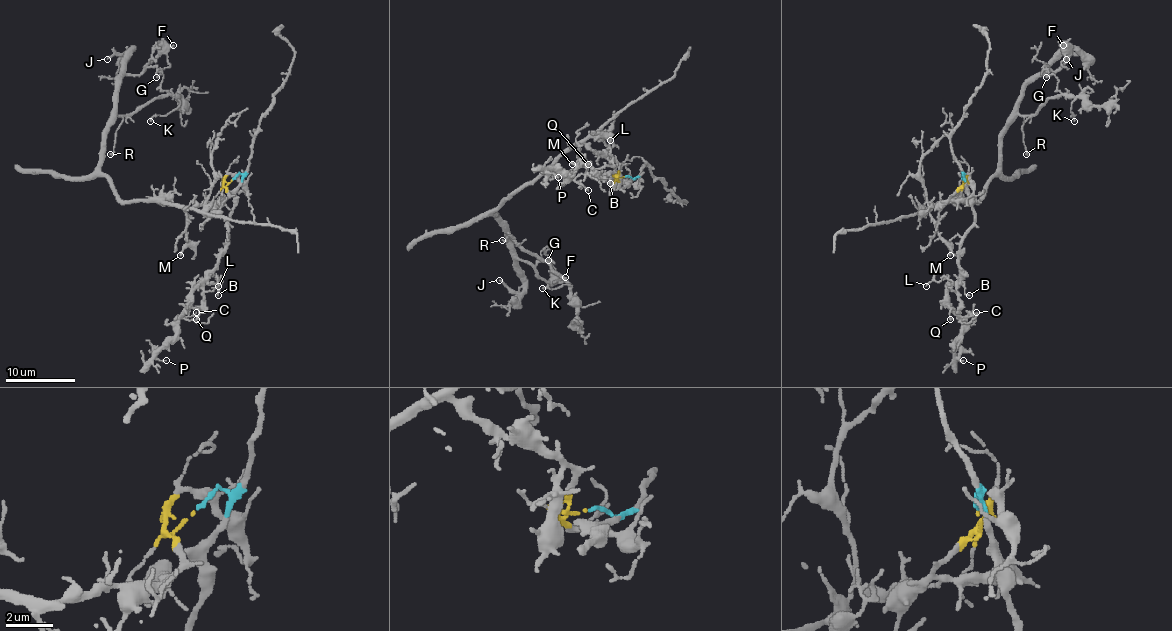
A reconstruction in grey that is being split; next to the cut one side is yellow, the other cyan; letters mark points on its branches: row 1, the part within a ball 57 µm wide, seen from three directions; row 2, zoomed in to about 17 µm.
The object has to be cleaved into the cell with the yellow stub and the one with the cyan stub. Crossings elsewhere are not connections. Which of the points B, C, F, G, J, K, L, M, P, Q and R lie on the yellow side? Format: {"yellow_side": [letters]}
{"yellow_side": ["F", "G", "J", "K", "M", "R"]}

